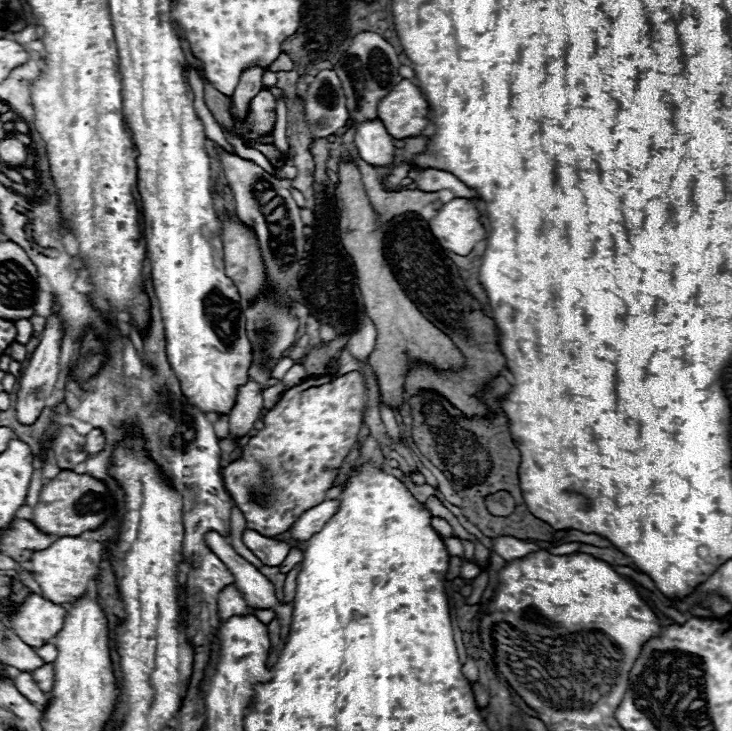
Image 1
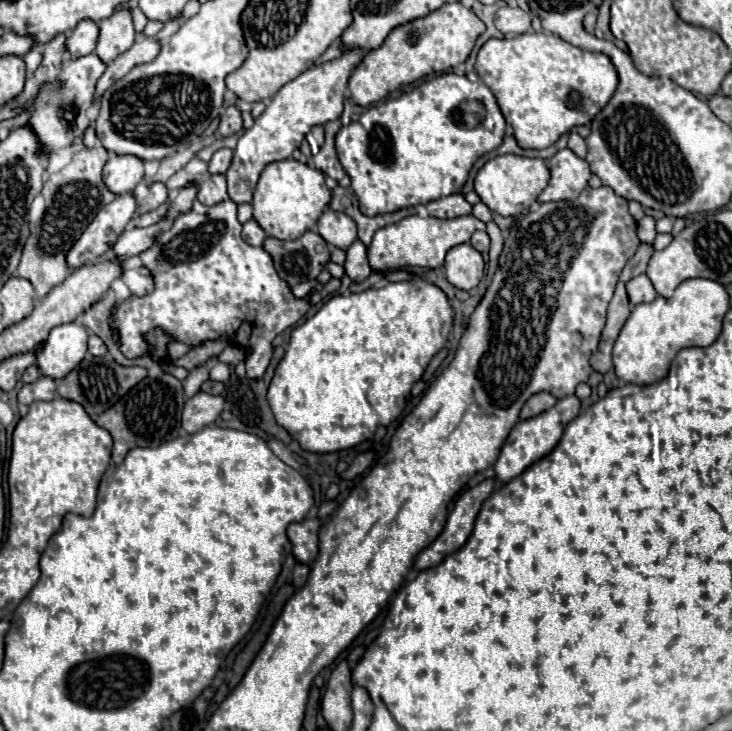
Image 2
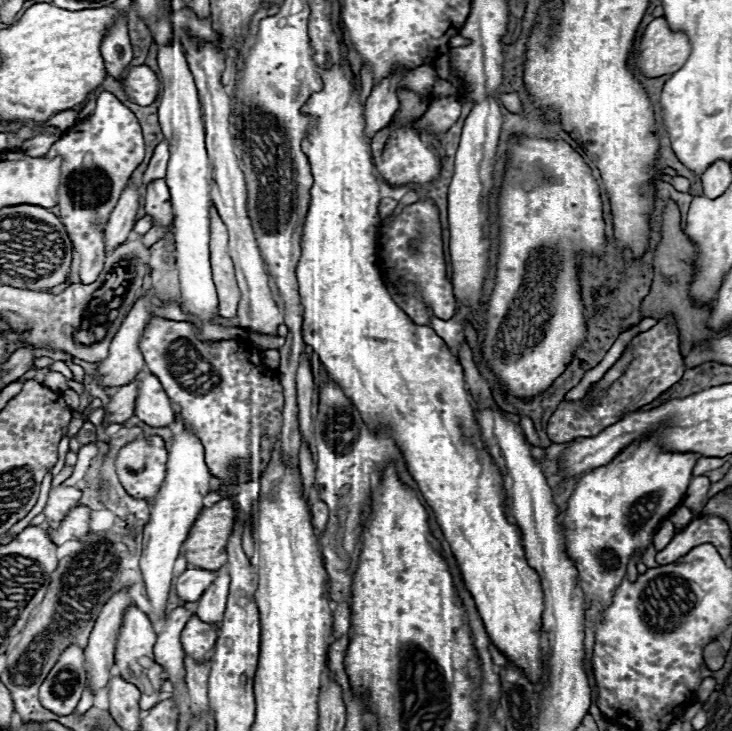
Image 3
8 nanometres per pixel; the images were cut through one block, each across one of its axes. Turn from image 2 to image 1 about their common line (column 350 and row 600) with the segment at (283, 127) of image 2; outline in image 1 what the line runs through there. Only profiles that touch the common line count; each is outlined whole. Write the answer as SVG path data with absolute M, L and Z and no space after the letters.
M62 536L40 552L32 552L30 572L42 588L42 596L54 604L74 602L96 585L100 573L100 560L106 548L100 542L86 542L82 536Z

